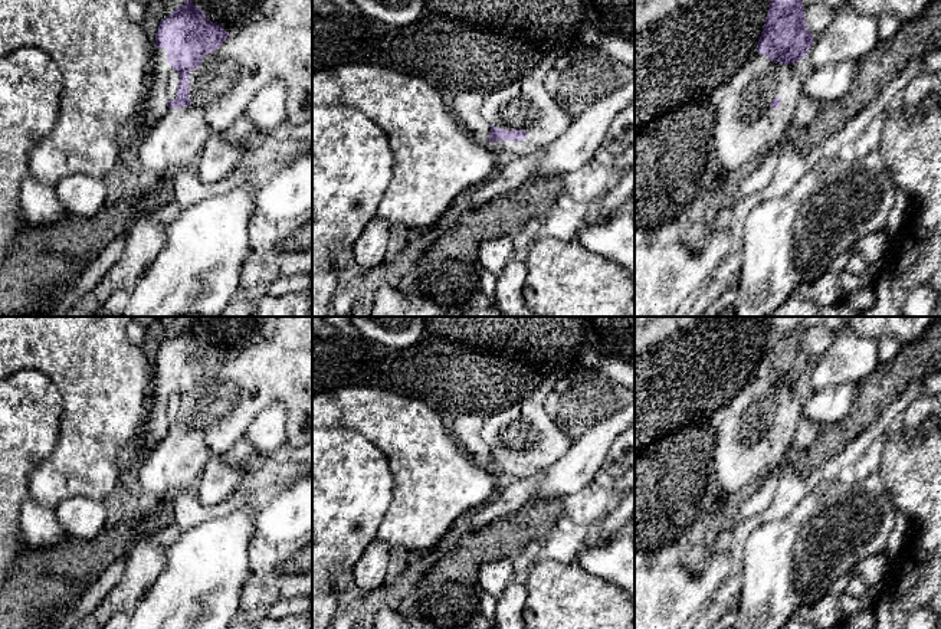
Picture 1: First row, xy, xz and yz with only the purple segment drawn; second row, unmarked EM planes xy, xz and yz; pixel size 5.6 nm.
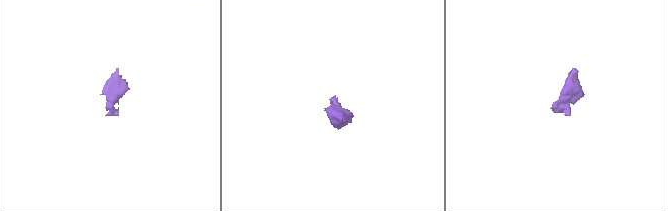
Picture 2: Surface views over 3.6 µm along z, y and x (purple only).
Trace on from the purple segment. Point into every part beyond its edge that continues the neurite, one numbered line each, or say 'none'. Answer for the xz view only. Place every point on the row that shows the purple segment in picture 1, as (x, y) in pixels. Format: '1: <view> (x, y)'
none

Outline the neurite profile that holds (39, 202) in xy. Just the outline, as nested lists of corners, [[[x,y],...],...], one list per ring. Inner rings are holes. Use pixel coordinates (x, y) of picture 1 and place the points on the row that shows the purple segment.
[[[27,177],[22,184],[20,206],[26,227],[52,226],[68,216],[58,202],[55,187],[33,177]]]

